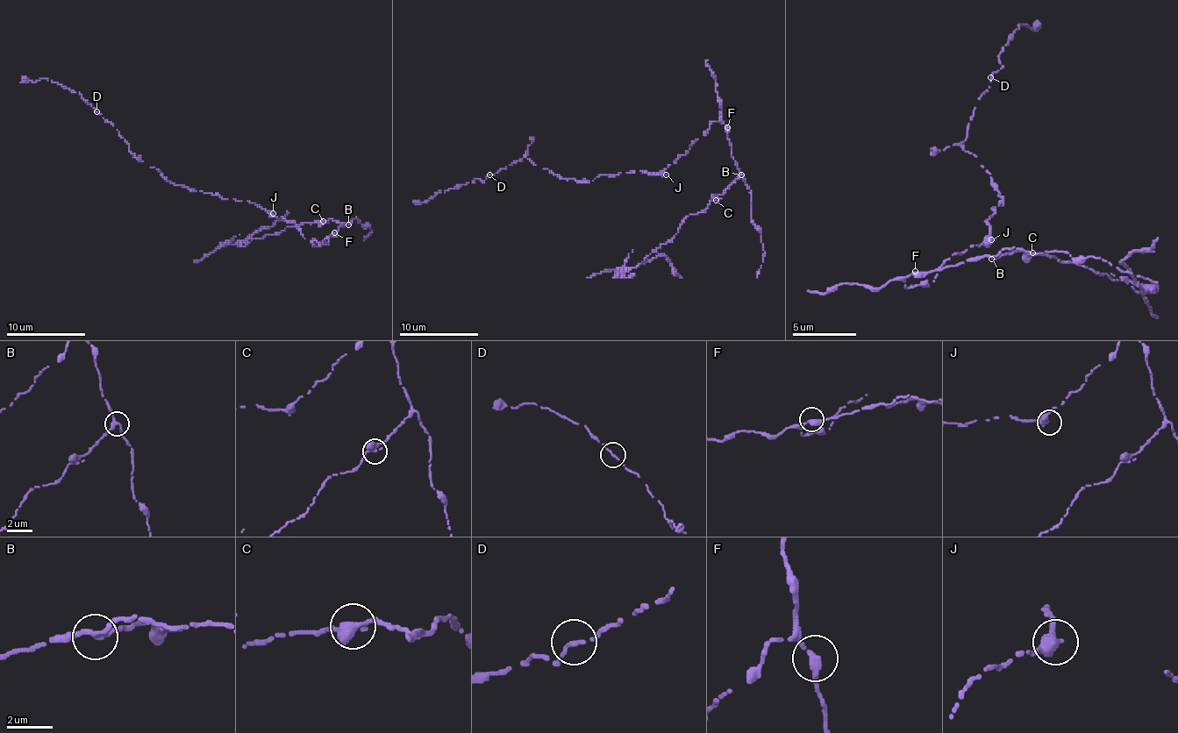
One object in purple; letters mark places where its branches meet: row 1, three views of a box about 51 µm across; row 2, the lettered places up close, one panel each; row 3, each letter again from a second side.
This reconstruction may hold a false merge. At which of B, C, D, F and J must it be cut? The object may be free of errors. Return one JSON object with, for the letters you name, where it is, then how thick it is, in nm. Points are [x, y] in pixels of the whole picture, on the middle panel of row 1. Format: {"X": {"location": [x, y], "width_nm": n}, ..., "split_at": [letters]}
{"C": {"location": [716, 200], "width_nm": 360}, "split_at": ["C"]}

